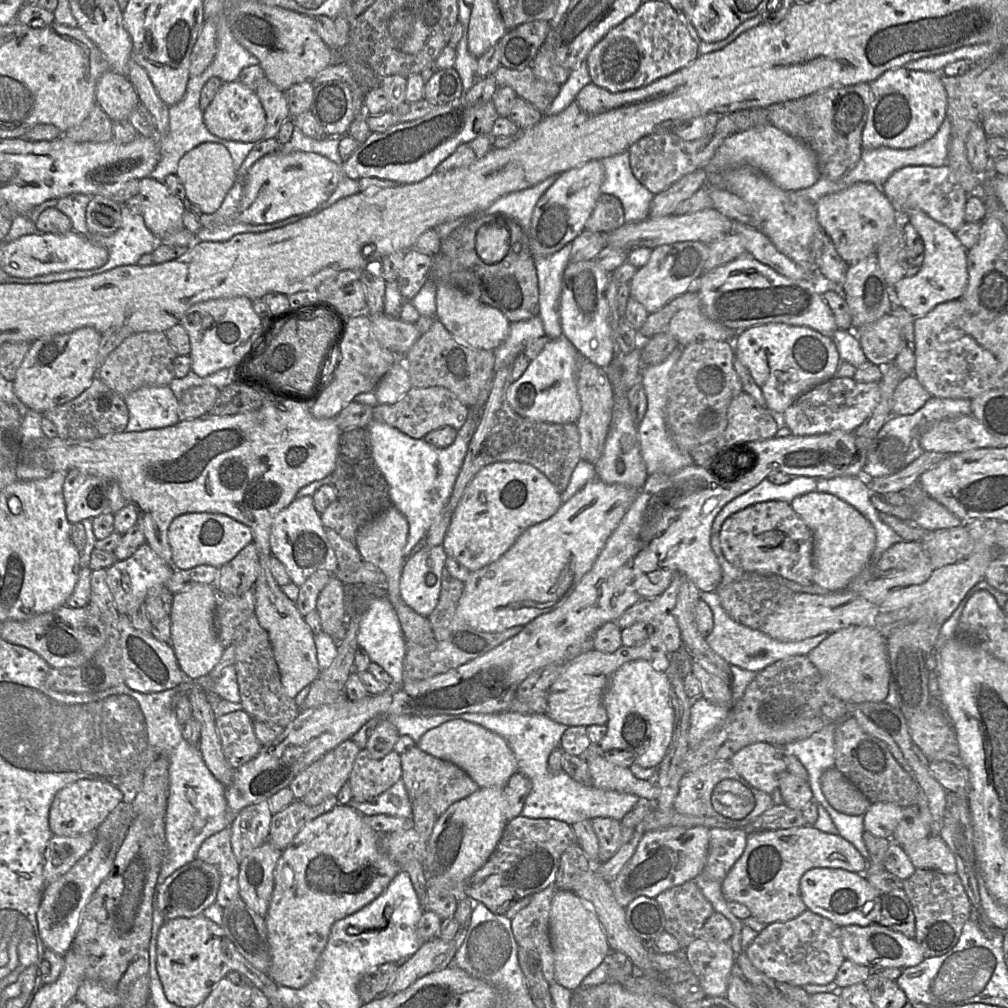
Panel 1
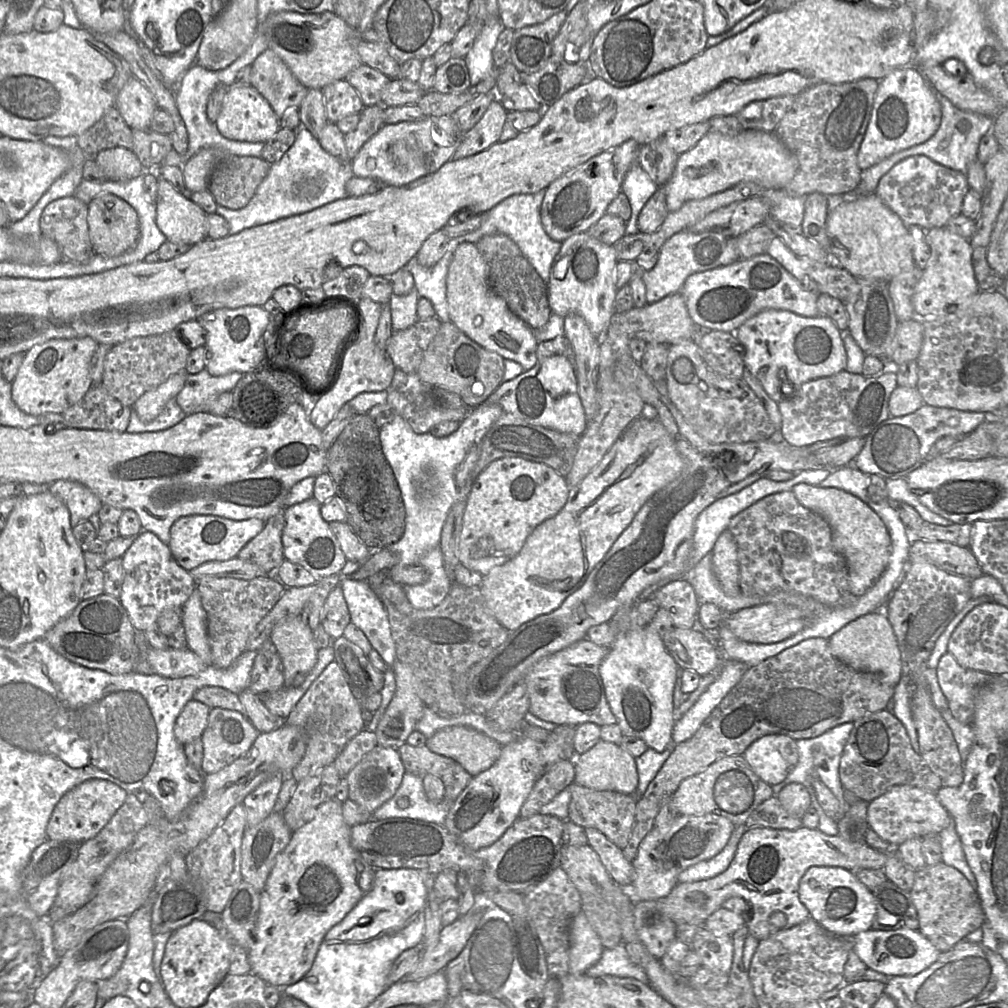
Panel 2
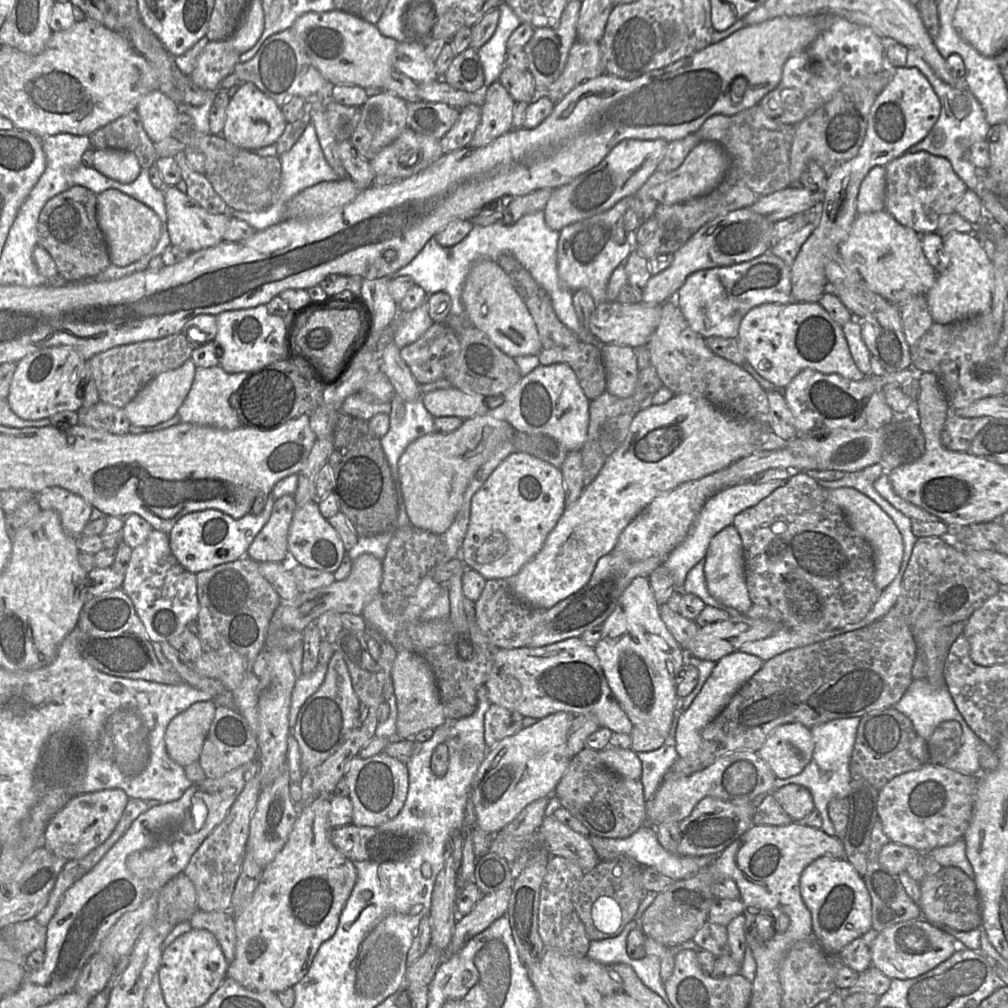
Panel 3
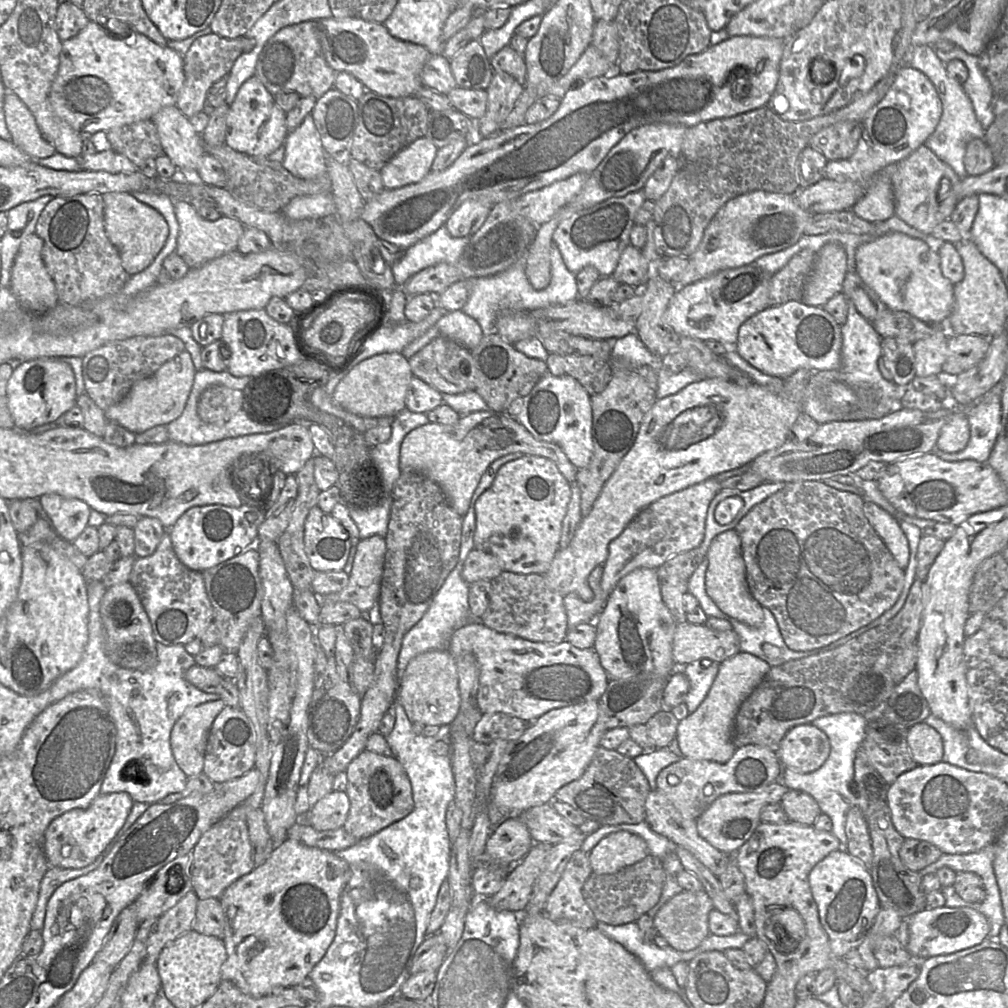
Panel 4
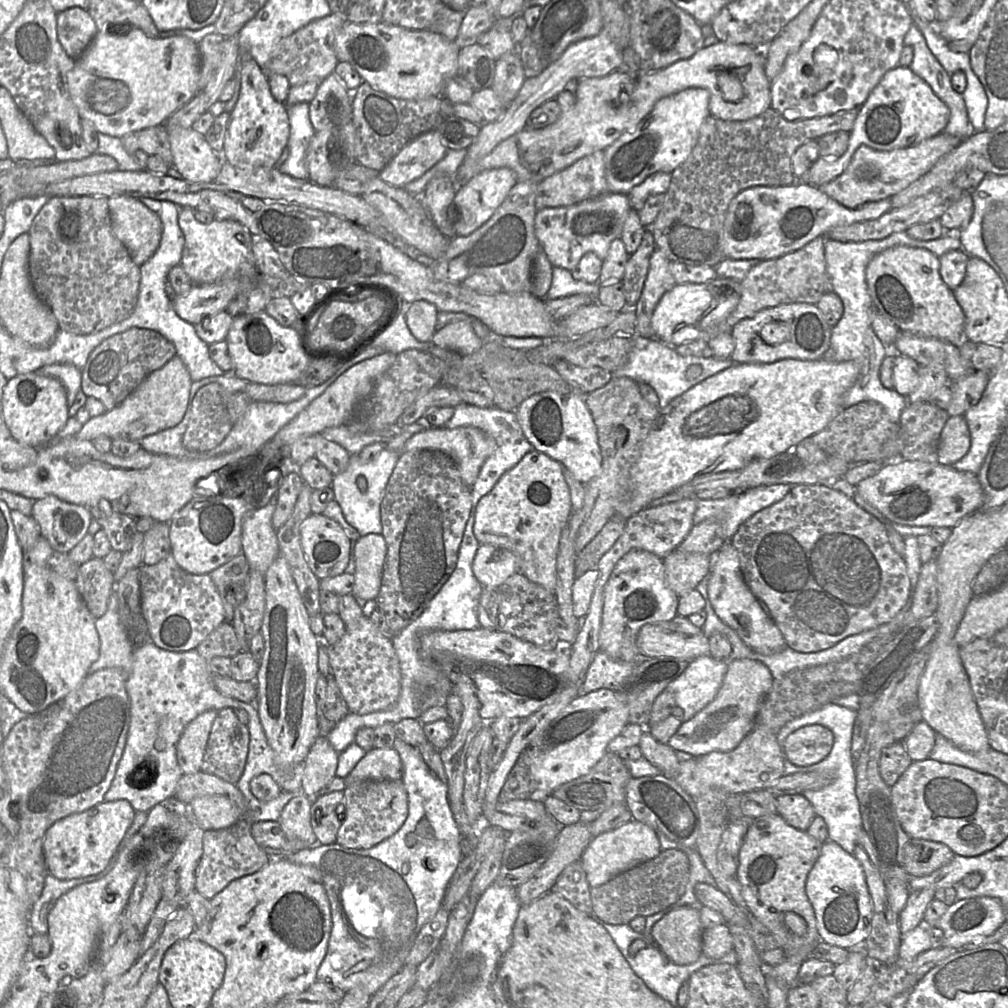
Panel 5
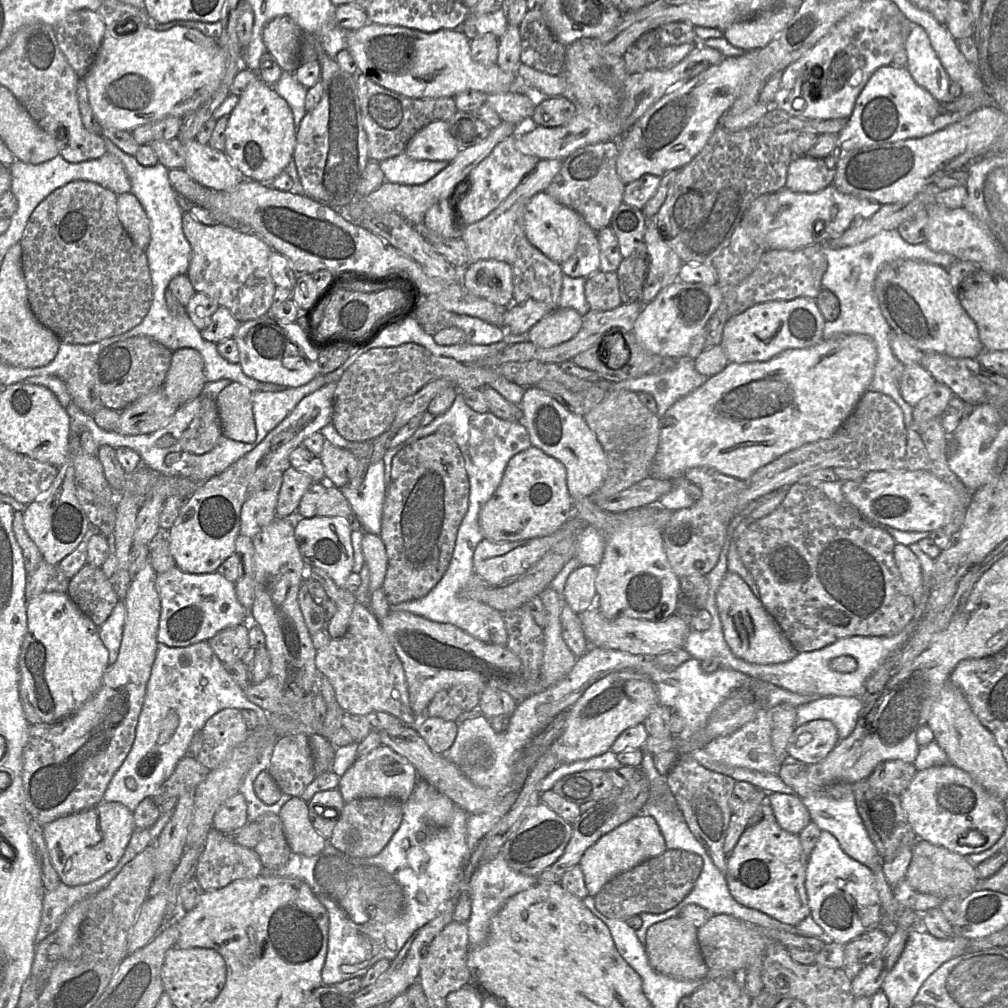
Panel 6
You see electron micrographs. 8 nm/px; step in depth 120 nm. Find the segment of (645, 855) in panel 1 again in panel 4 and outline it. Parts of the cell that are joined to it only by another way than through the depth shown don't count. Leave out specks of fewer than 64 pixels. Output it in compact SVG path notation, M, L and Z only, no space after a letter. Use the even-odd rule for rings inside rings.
M777 780L755 792L722 795L697 818L697 831L703 839L719 851L735 854L761 823L762 808L771 803L780 803L788 790L783 782Z

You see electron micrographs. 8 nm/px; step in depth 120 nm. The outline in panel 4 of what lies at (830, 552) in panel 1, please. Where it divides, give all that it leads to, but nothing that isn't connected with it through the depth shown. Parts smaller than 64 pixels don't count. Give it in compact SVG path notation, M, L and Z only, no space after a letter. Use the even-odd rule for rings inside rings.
M864 500L863 511L898 565L904 569L909 560L909 546L898 521L884 509L870 501Z

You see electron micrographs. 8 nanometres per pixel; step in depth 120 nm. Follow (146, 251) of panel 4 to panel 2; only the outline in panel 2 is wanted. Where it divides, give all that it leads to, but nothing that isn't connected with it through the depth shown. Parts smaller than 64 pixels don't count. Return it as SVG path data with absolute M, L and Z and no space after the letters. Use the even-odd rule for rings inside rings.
M102 193L88 204L89 237L96 254L114 257L130 250L140 235L140 222L136 210L122 198Z

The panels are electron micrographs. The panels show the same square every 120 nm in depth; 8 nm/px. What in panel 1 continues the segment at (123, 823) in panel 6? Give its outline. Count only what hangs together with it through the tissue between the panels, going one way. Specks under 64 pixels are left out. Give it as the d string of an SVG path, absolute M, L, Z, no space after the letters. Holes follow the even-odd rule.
M91 779L75 781L59 790L50 806L49 827L52 836L76 836L95 831L123 801L123 794L112 784Z

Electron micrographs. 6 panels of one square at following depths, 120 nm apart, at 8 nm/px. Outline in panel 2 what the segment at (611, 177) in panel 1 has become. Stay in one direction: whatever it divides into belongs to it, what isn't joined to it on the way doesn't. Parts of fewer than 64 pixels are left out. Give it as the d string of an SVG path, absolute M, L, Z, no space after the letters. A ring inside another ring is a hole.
M635 163L628 170L622 182L621 192L624 193L631 205L631 217L626 223L626 235L634 235L638 232L638 216L647 201L659 189L649 175Z

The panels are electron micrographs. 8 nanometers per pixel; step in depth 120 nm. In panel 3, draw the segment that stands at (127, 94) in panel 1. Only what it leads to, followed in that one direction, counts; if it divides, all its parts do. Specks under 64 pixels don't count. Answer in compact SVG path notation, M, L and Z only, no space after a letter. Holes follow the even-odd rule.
M159 90L144 95L138 102L135 111L140 116L146 133L154 143L175 133L180 108Z

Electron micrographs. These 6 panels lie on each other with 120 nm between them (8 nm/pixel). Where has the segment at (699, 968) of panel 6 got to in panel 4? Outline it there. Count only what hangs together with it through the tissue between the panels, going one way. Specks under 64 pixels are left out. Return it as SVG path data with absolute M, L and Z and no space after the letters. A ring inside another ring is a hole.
M682 890L669 899L652 918L657 936L661 937L667 946L680 952L698 947L710 935L708 917L713 908L713 902L703 890Z

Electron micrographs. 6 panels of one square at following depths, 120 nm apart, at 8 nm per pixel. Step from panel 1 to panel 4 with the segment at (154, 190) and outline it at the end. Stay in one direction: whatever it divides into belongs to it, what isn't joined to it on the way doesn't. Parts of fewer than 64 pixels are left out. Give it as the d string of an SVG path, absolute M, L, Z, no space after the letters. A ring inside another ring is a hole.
M174 200L174 212L179 224L176 253L189 268L199 267L210 260L237 249L238 240L245 228L238 219L221 216L214 221L206 220L197 213L188 200Z

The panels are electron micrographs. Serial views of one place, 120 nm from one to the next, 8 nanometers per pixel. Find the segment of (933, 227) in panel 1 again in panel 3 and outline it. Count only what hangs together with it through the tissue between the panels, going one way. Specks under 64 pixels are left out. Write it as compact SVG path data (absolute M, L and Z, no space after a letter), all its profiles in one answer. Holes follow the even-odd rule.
M952 232L943 237L949 265L938 273L934 285L925 294L934 322L949 324L991 309L994 266L990 251L975 233Z

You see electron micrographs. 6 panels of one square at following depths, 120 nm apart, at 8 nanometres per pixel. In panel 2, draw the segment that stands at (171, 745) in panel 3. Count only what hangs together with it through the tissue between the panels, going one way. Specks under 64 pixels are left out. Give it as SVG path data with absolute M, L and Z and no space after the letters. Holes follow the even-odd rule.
M191 699L186 703L174 725L175 738L182 746L201 738L209 712L210 708L199 701Z

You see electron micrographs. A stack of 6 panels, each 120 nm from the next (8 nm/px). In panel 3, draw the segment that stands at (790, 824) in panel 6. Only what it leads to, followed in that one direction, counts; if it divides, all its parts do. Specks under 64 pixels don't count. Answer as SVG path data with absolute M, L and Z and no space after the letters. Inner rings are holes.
M790 784L771 794L793 822L801 823L815 809L813 797L804 786Z

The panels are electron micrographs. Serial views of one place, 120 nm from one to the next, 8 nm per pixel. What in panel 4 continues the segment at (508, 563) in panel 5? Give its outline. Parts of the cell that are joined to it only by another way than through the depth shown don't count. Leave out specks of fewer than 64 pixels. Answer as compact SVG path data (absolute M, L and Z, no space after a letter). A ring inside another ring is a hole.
M471 550L462 568L461 577L467 583L490 581L503 572L497 559L484 551Z

